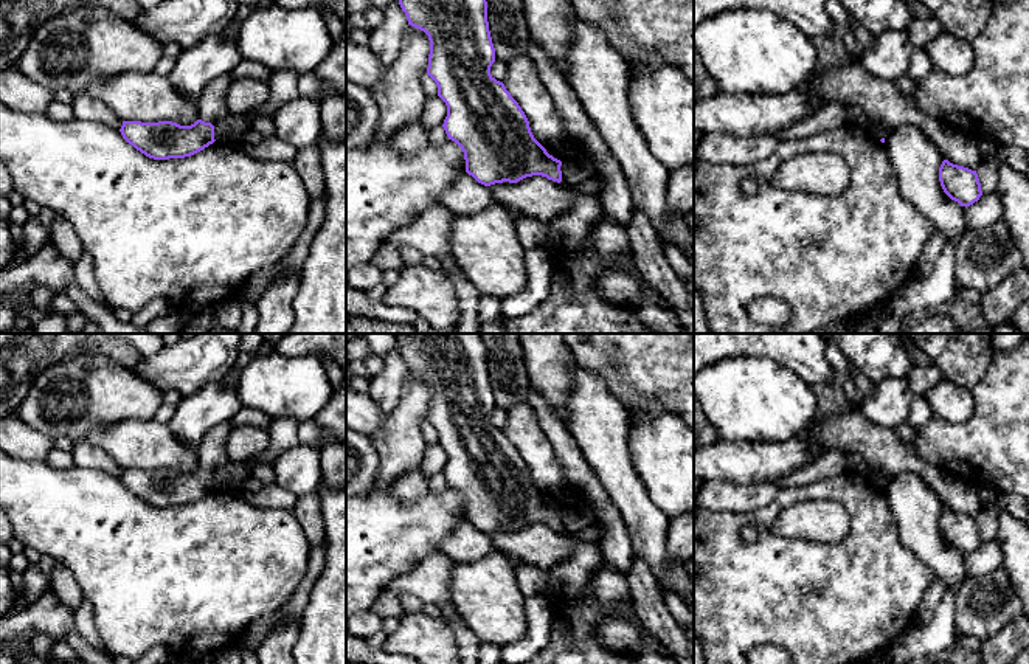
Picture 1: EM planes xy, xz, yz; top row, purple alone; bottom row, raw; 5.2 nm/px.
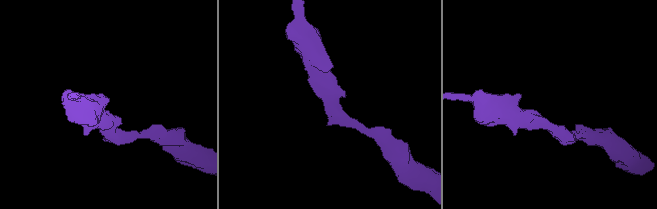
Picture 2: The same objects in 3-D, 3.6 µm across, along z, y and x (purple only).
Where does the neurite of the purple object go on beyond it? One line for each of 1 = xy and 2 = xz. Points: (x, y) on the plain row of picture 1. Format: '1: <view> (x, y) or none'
1: none
2: none

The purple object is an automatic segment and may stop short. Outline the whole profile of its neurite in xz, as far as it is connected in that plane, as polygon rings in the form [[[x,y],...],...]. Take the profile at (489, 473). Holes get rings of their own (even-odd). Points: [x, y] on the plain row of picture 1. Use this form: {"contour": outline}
{"contour": [[[394,334],[408,372],[424,379],[430,388],[427,422],[438,433],[447,453],[444,478],[464,500],[466,520],[478,531],[517,531],[542,523],[562,529],[562,509],[534,486],[529,469],[504,431],[490,422],[495,410],[487,349],[481,334]]]}

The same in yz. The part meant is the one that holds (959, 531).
{"contour": [[[944,507],[939,515],[944,540],[961,554],[970,554],[982,543],[976,518]]]}

